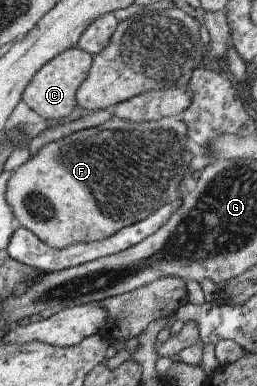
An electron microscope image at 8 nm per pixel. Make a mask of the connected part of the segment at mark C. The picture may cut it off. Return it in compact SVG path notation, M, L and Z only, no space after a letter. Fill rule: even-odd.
M78 46L64 50L37 70L37 74L26 86L22 99L31 110L35 110L44 120L69 118L69 114L73 112L73 108L77 104L75 100L76 92L87 78L92 62L92 55L85 50L81 50Z

